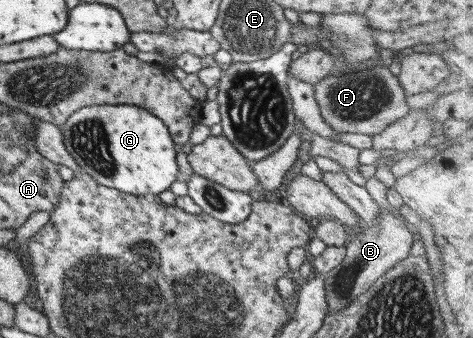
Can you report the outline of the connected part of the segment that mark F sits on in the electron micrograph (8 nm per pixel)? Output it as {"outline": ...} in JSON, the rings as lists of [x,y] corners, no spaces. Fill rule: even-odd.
{"outline":[[[379,62],[378,66],[370,70],[340,67],[333,74],[322,77],[312,88],[320,116],[337,136],[340,133],[352,133],[372,137],[408,111],[397,76],[390,74],[384,62]]]}

